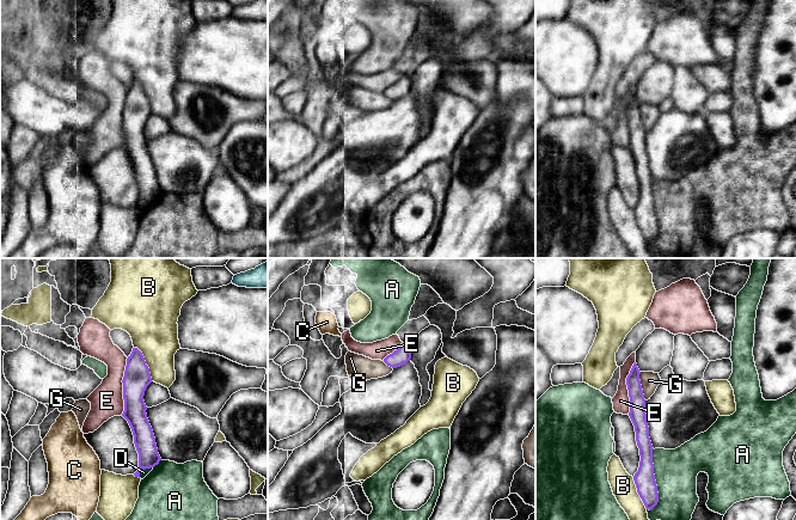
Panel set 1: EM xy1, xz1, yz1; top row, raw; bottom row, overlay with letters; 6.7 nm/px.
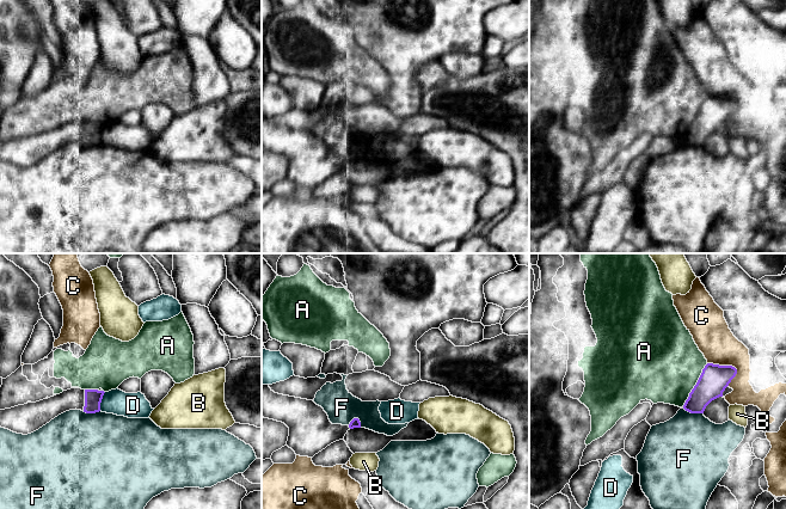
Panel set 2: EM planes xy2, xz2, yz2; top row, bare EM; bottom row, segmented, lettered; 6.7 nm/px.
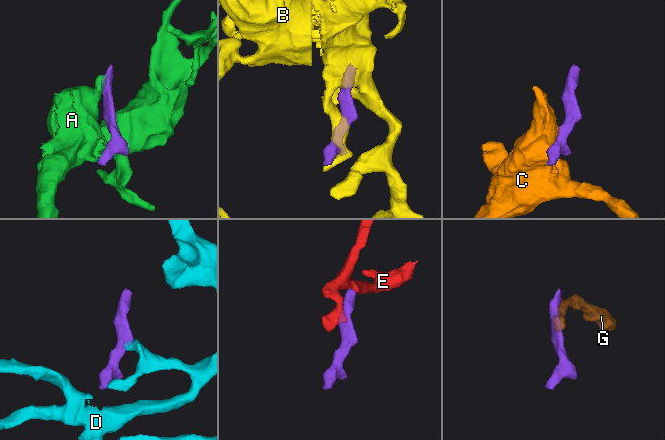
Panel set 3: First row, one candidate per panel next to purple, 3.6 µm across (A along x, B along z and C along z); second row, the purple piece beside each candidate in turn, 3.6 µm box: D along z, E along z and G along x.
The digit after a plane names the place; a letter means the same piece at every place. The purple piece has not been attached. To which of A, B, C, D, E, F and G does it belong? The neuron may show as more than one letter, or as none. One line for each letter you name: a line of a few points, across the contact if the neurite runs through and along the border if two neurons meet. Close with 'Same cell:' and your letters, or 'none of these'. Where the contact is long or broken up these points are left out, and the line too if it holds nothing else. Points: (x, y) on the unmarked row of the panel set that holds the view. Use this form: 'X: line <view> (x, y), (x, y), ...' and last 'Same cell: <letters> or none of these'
Same cell: none of these

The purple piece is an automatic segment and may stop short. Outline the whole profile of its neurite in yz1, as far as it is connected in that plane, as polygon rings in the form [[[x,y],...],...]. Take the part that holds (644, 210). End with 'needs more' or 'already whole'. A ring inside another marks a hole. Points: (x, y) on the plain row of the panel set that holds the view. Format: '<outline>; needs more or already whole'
[[[635,94],[626,110],[630,129],[629,148],[635,158],[636,173],[639,181],[639,200],[633,208],[637,225],[647,241],[651,243],[659,234],[657,218],[654,207],[653,177],[645,146],[645,131],[639,112],[639,102]]]; already whole

